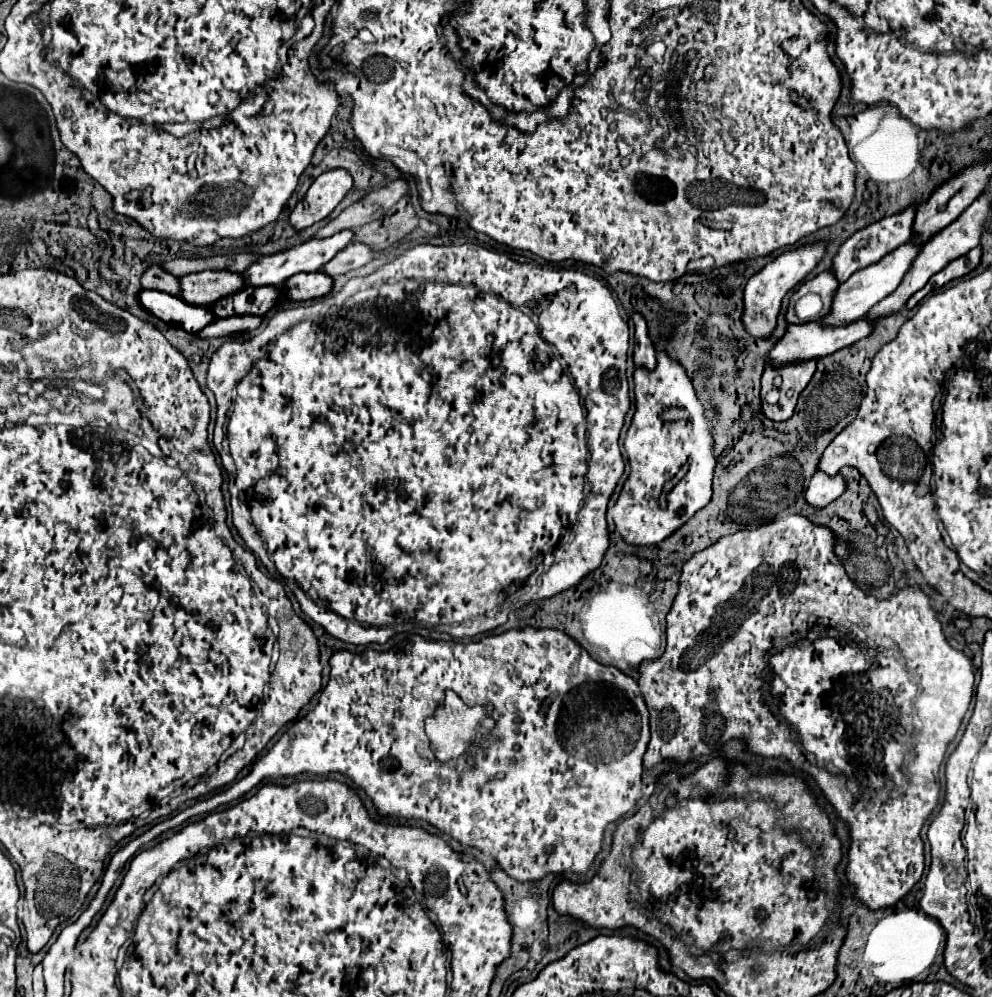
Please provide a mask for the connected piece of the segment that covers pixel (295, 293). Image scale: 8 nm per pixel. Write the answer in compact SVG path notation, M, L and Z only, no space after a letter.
M322 271L318 273L300 273L284 283L286 299L304 301L304 299L320 299L332 291L334 279Z

